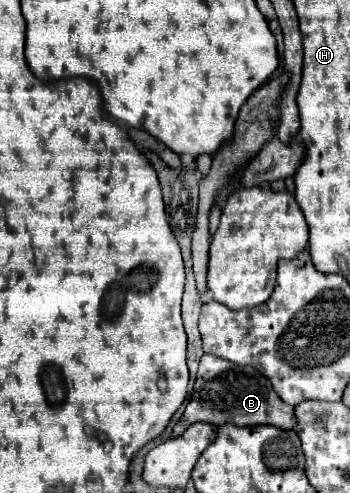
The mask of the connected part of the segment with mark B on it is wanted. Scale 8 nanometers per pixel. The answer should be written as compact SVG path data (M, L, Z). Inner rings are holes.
M204 354L200 358L192 398L186 406L184 416L174 426L172 436L178 438L190 424L196 424L196 422L206 422L212 426L220 426L220 424L234 424L234 426L270 424L270 426L290 430L290 428L294 428L296 418L292 412L292 406L284 404L280 400L280 396L276 396L276 392L272 390L272 386L268 384L268 380L264 376L260 376L252 368L242 368L242 366L236 366L236 364L222 360L218 356Z

